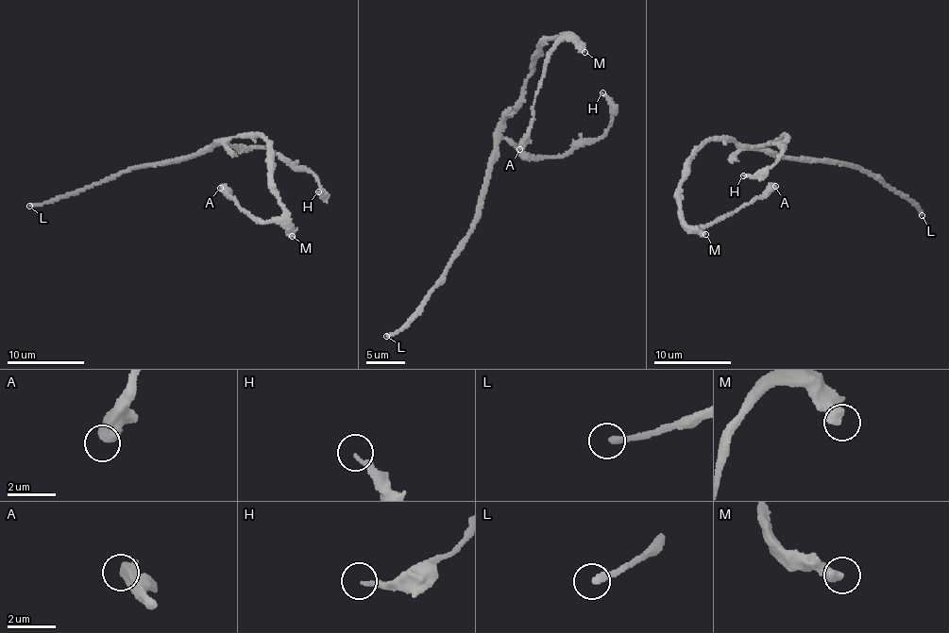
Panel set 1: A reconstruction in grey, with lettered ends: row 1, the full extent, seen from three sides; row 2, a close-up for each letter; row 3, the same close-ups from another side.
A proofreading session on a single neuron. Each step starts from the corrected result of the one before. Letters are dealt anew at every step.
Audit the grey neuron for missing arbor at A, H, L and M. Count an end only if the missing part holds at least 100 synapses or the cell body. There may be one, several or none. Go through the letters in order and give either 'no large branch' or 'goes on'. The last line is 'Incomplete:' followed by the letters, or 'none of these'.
A: no large branch
H: no large branch
L: goes on
M: no large branch
Incomplete: L

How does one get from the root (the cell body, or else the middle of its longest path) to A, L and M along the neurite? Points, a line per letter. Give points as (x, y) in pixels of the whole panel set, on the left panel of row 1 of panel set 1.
A: (227, 141), (249, 134), (267, 142), (272, 191), (283, 215), (278, 220), (253, 220), (220, 188)
L: (227, 141), (173, 163), (122, 171), (86, 189), (29, 206)
M: (227, 141), (249, 134), (267, 142), (272, 191), (292, 236)

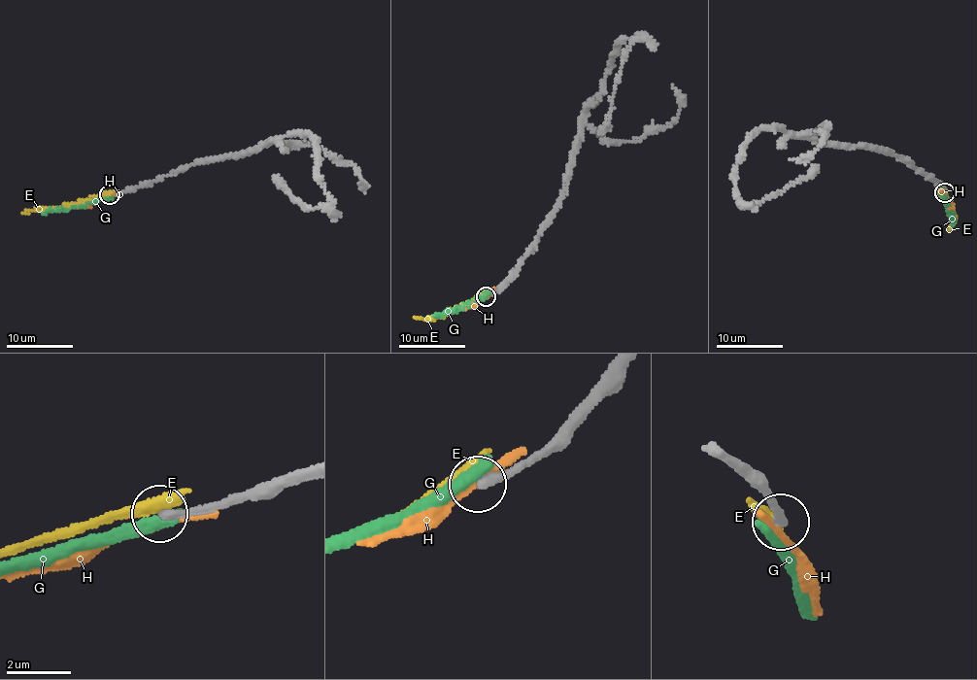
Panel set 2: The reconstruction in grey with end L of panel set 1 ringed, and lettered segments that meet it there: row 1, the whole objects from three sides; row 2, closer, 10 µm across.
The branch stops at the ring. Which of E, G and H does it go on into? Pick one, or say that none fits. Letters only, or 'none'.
none

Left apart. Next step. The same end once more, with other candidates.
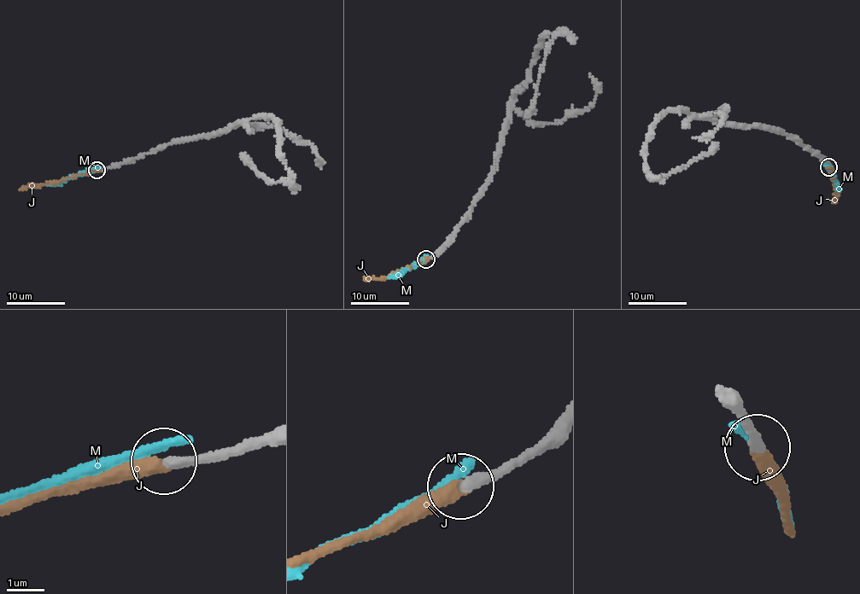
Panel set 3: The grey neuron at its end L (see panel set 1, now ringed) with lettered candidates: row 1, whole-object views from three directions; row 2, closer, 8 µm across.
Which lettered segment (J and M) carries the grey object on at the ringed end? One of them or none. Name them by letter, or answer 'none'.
J

